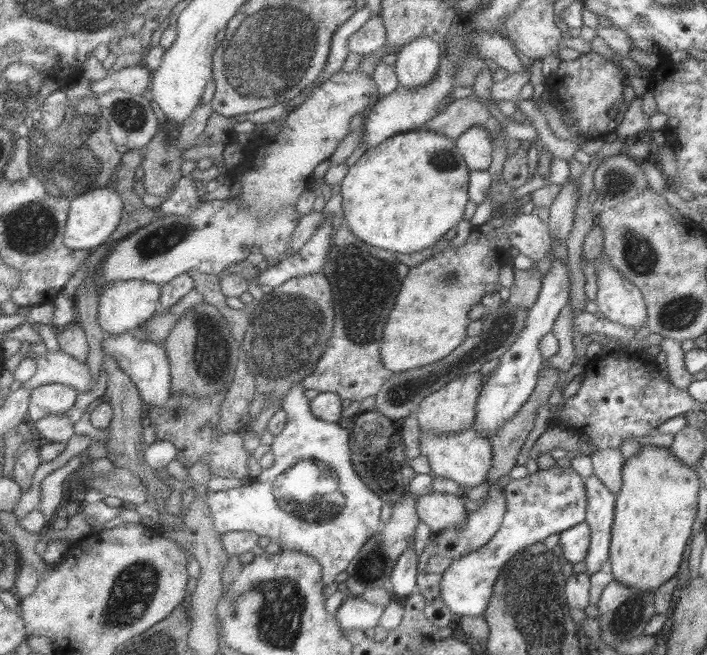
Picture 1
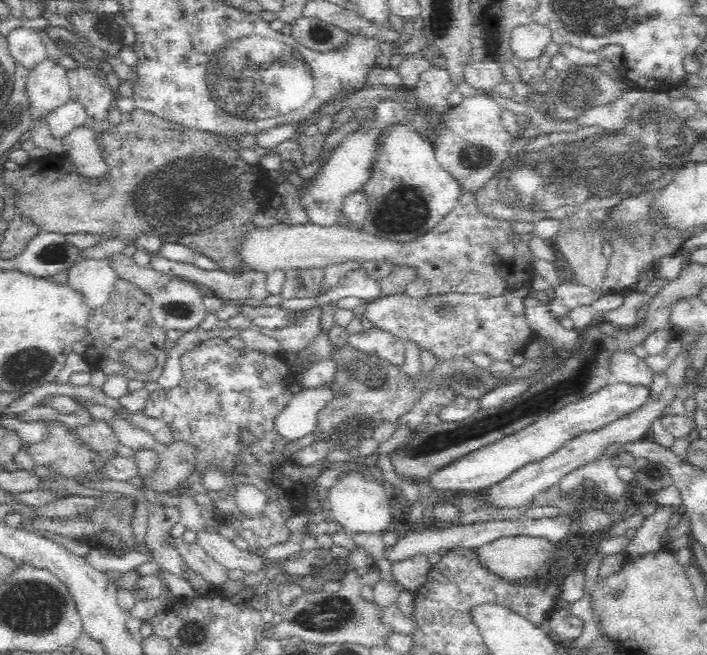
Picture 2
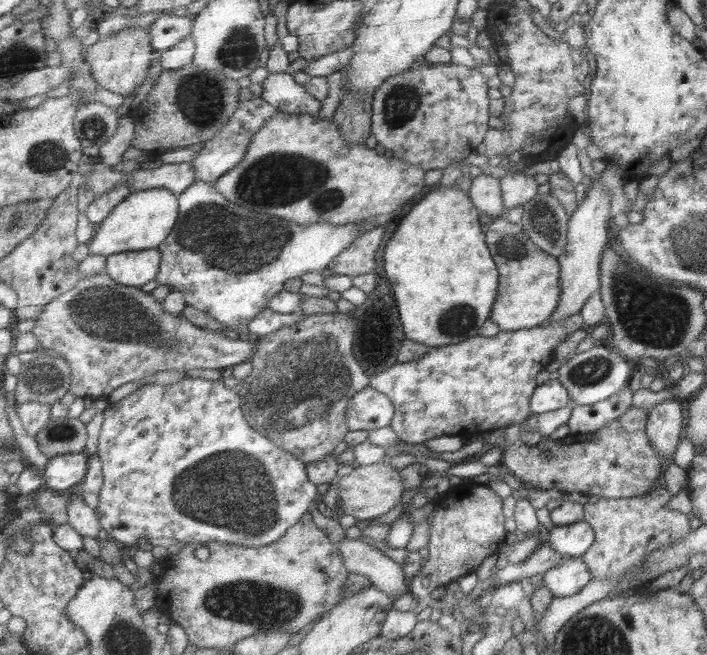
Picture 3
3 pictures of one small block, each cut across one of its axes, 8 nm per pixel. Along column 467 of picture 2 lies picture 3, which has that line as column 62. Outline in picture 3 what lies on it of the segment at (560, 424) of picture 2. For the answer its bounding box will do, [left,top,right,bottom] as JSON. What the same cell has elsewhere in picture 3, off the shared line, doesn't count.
[44,452,90,490]

